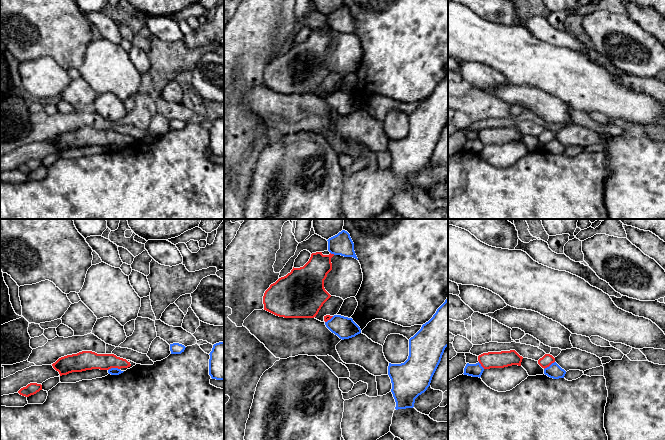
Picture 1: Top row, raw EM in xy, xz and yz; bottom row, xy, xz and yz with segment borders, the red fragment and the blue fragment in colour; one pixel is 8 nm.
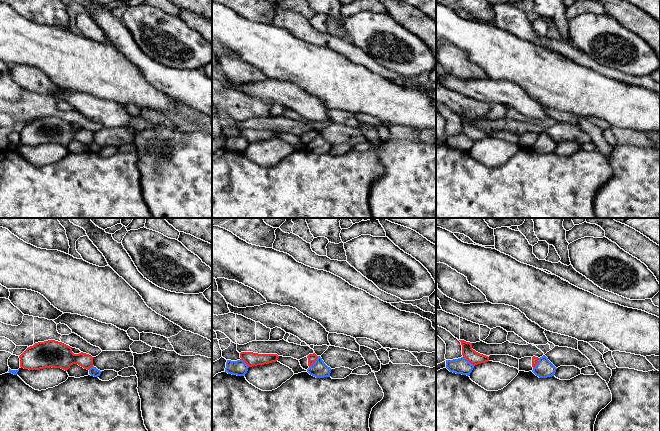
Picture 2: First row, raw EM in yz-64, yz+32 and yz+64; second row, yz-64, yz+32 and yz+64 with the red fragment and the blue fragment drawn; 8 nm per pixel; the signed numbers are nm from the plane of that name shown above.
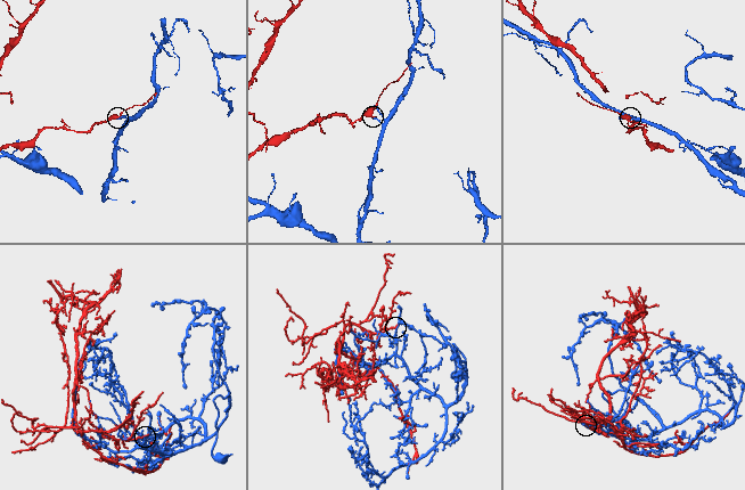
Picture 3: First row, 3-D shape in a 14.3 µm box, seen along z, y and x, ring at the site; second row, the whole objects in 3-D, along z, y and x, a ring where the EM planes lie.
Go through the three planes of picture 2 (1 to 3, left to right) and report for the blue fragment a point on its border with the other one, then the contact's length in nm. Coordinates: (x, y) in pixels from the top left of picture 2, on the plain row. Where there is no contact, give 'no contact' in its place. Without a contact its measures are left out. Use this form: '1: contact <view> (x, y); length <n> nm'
1: contact yz-64 (90, 143); length 50 nm
2: contact yz+32 (314, 137); length 120 nm
3: contact yz+64 (469, 137); length 120 nm

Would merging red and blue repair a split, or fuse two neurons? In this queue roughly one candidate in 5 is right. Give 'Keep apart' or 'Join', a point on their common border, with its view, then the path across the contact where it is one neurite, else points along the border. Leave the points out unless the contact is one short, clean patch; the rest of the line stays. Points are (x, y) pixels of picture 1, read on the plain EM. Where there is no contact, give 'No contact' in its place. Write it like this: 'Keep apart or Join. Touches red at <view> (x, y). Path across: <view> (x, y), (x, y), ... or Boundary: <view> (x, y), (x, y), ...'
Keep apart. Touches red at xy (113, 143)

